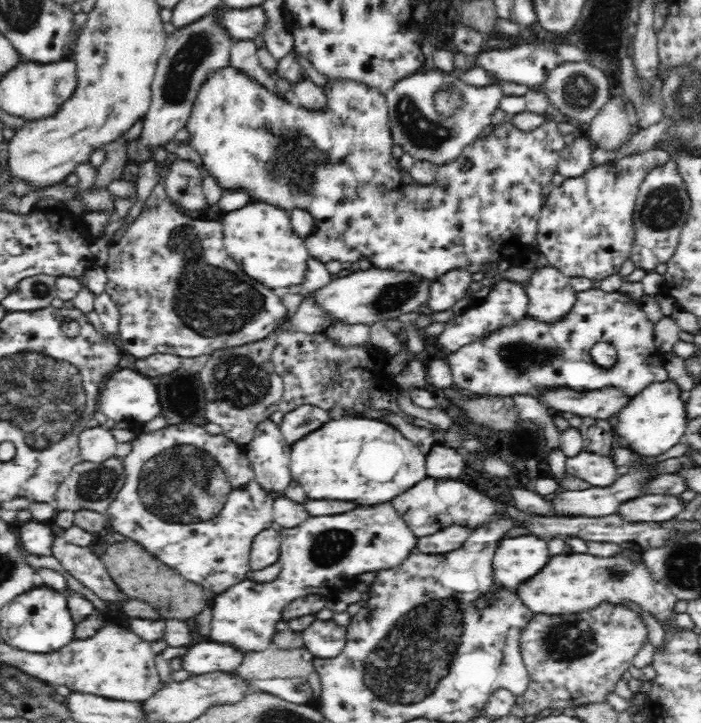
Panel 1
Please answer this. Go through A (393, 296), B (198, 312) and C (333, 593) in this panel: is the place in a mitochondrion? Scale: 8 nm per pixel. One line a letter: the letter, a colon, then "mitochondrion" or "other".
A: mitochondrion
B: mitochondrion
C: other

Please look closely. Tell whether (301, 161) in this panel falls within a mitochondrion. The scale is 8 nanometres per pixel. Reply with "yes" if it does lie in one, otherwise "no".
yes

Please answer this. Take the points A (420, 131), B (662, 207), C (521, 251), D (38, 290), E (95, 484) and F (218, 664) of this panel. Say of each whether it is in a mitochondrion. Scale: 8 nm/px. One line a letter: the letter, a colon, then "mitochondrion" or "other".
A: mitochondrion
B: mitochondrion
C: other
D: mitochondrion
E: mitochondrion
F: other

